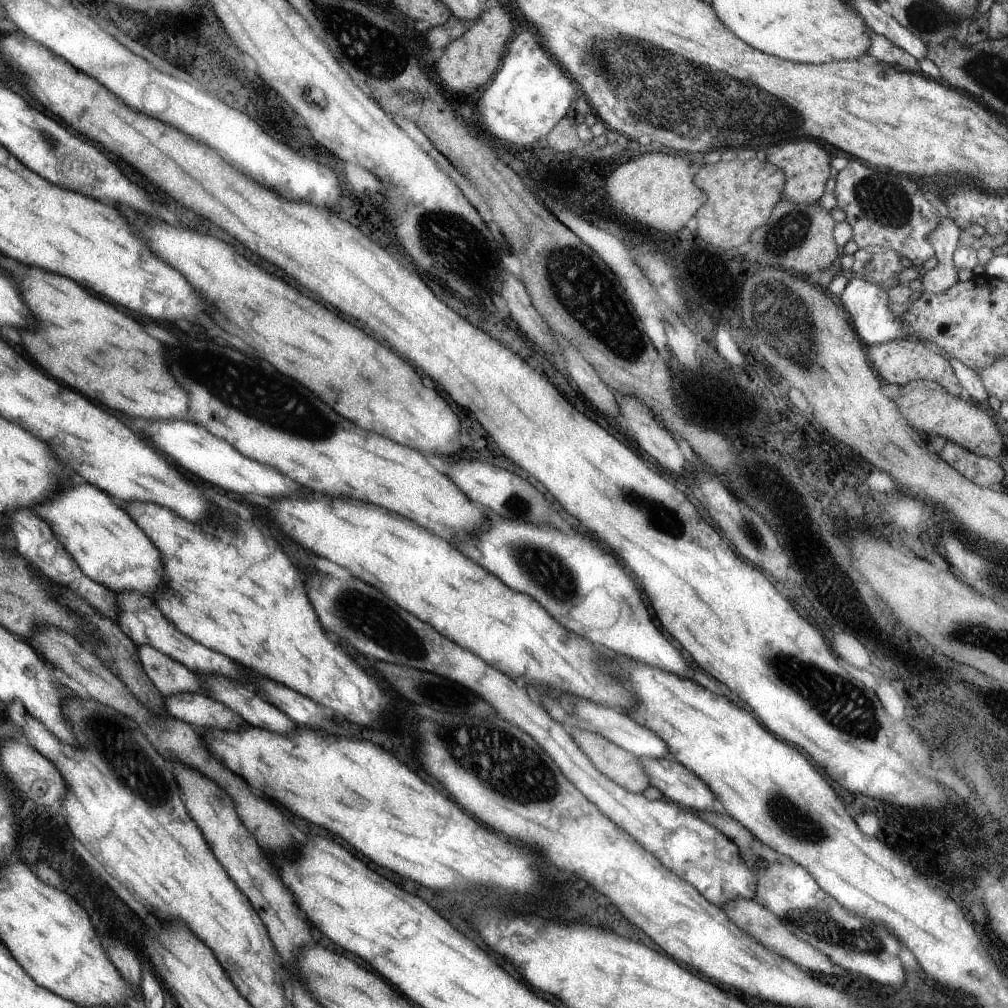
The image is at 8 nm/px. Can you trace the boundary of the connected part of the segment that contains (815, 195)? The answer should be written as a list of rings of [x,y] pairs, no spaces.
[[[796,140],[796,142],[780,142],[768,148],[768,160],[784,172],[786,183],[782,190],[783,197],[796,204],[816,204],[825,193],[825,184],[830,178],[830,154],[822,144],[814,140]]]

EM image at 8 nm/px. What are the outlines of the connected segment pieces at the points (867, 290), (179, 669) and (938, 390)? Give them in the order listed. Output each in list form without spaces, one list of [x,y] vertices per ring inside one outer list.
[[[849,274],[849,282],[844,292],[835,297],[840,307],[845,310],[852,328],[855,330],[861,343],[866,346],[885,344],[897,339],[916,339],[916,332],[908,328],[900,316],[896,316],[888,306],[890,298],[887,294],[887,286],[880,286],[860,277]]]
[[[146,645],[140,646],[138,650],[139,658],[144,662],[144,670],[148,670],[148,678],[152,678],[153,683],[156,682],[156,688],[164,696],[176,692],[204,693],[198,676],[194,676],[182,664],[174,662],[172,657],[168,658]]]
[[[914,380],[900,386],[902,398],[898,398],[900,412],[908,418],[908,424],[916,432],[928,434],[928,438],[940,436],[962,446],[962,448],[982,457],[998,460],[1004,452],[1002,434],[996,426],[996,416],[988,407],[978,406],[964,397],[954,398],[936,382]]]

